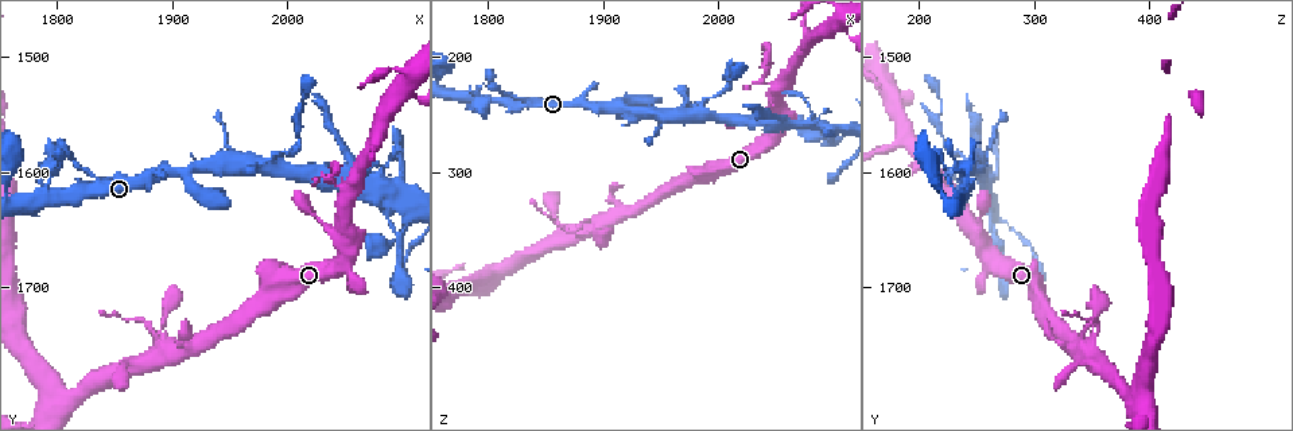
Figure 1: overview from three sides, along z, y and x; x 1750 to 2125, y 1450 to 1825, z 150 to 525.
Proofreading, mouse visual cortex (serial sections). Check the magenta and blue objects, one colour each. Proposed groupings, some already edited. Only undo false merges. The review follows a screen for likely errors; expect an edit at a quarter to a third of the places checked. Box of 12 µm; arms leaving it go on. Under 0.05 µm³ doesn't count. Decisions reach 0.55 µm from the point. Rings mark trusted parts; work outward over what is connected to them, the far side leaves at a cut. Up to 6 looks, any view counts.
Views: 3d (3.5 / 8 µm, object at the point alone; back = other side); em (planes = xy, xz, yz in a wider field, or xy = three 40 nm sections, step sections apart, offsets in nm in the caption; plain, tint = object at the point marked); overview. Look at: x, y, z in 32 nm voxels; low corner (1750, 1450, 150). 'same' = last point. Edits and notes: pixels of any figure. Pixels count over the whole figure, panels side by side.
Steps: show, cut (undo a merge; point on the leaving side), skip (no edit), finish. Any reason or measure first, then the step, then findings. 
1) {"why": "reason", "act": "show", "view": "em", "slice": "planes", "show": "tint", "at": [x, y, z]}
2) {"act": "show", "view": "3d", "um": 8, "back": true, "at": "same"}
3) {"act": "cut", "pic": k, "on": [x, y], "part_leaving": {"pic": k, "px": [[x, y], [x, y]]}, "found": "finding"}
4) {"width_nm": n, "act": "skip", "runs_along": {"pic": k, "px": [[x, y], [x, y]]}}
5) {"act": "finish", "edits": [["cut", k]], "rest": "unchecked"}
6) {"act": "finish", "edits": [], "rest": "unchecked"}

{"why": "thin arm on a thick one", "act": "show", "view": "3d", "um": 3.5, "back": true, "at": [1982, 1598, 252]}

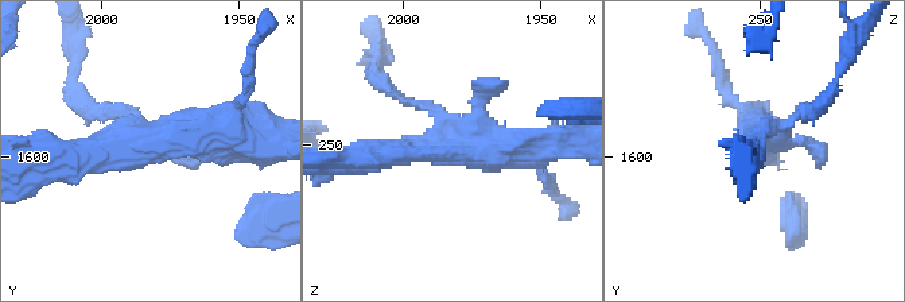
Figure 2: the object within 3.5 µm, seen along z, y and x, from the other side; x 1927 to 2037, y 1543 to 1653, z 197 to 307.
{"arms": 3, "arm_widths_nm": [150, 300, 400], "act": "show", "view": "em", "slice": "xy", "step": 2, "show": "tint", "at": [1982, 1596, 254]}

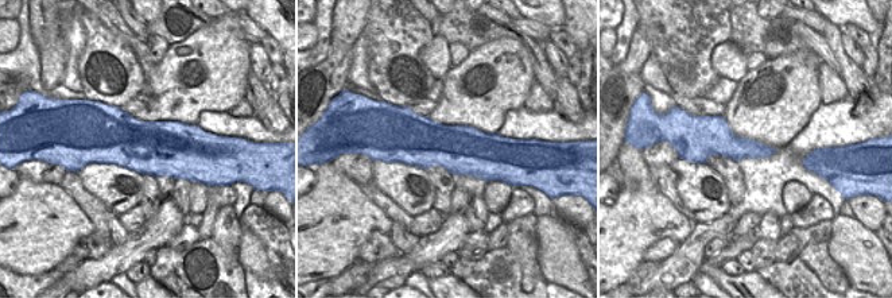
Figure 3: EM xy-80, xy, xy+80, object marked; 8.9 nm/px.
{"why": "cut it another way", "act": "show", "view": "em", "slice": "xy", "step": 1, "show": "tint", "at": "same"}

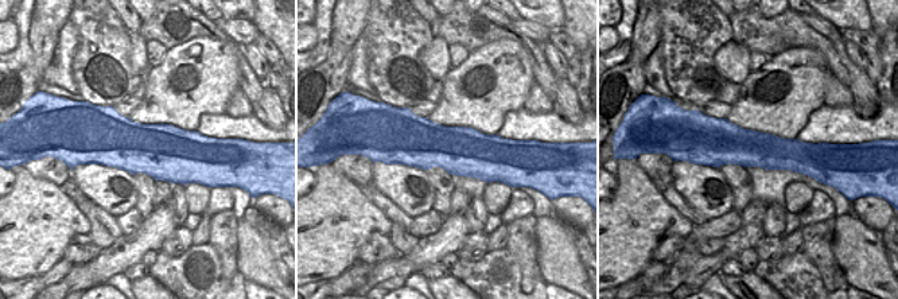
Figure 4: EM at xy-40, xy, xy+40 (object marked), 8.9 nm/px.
{"width_nm": 440, "act": "skip", "runs_along": {"pic": 2, "px": [[243, 138], [59, 158]]}, "found": "continuous, no second cell"}

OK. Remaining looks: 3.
{"why": "sharp bend", "act": "show", "view": "3d", "um": 3.5, "at": [2094, 1620, 258]}

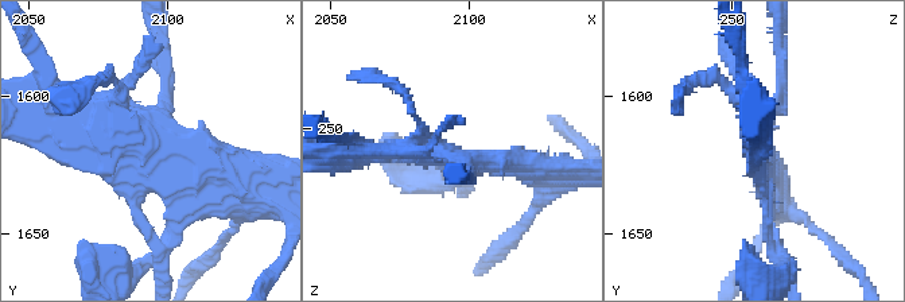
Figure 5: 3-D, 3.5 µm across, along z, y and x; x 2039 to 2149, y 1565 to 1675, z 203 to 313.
{"act": "show", "view": "em", "slice": "xy", "step": 3, "show": "tint", "at": [2093, 1619, 260]}

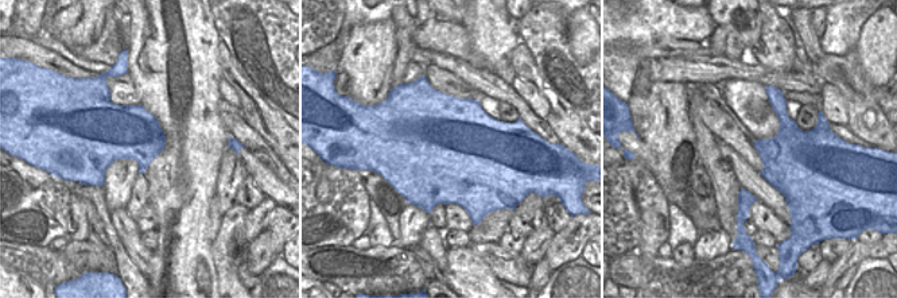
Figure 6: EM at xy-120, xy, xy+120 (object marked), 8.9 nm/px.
{"act": "skip", "found": "continuous, no second cell"}

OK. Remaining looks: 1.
{"why": "calibre changes", "act": "show", "view": "3d", "um": 3.5, "at": [1894, 1722, 354]}

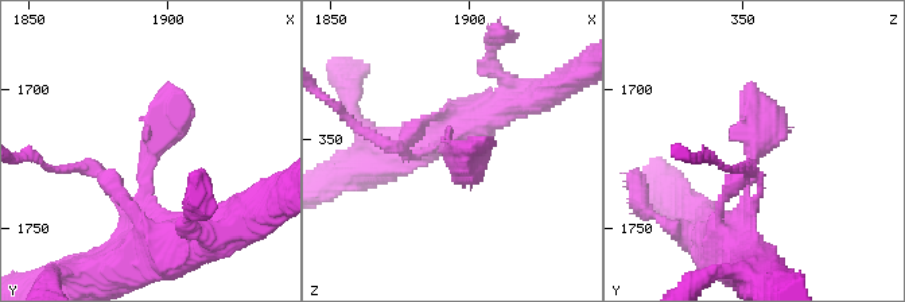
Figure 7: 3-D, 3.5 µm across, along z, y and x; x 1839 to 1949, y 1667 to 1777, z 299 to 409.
{"act": "skip", "runs_along": {"pic": 7, "px": [[160, 247], [144, 171], [169, 81]]}, "found": "one cell here"}

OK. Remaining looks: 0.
{"act": "finish", "edits": [], "rest": "unchecked"}

